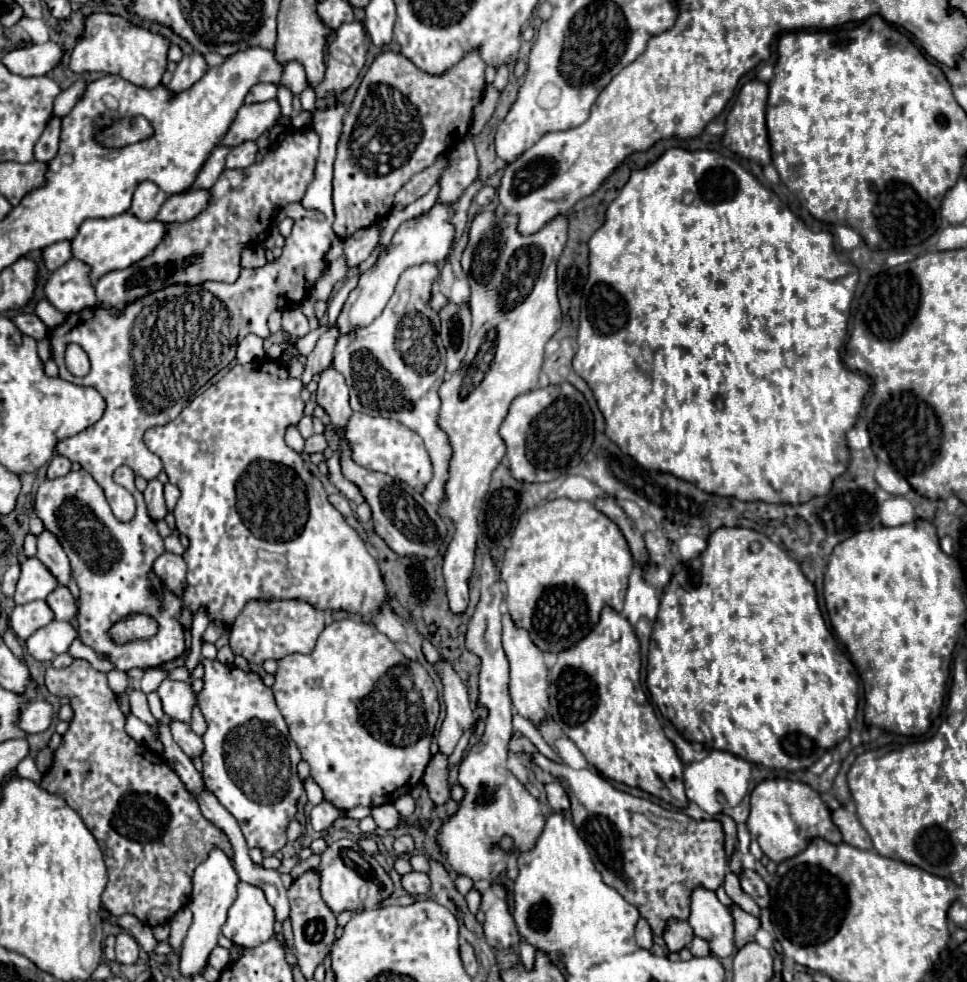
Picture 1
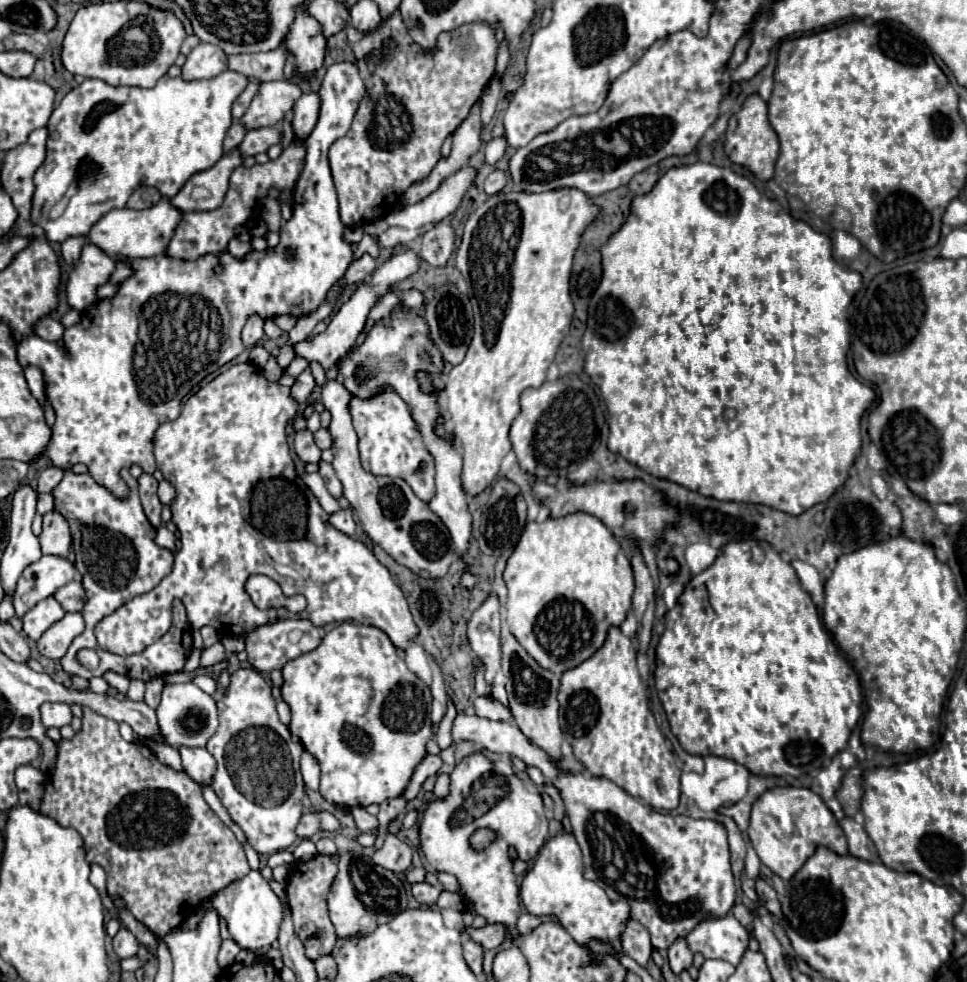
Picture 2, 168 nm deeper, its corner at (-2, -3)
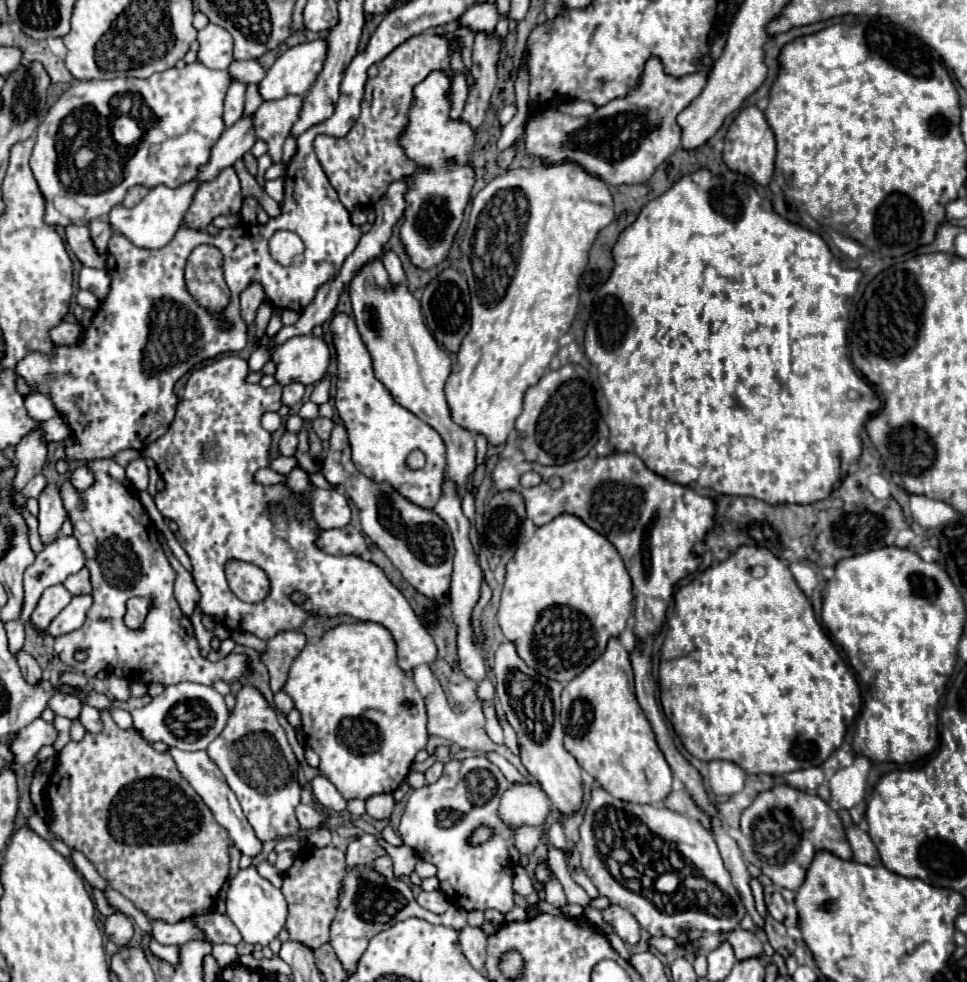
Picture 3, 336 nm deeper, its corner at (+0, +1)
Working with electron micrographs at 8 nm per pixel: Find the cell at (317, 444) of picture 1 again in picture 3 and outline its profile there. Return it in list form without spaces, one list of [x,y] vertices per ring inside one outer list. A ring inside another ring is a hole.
[[[317,417],[317,419],[313,421],[313,429],[315,429],[315,433],[317,433],[321,439],[329,439],[331,429],[333,429],[333,421],[331,421],[331,419],[323,419],[323,417]]]

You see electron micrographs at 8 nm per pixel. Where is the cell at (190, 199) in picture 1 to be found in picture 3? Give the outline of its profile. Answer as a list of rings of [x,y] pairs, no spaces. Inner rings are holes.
[[[253,115],[241,117],[233,127],[225,129],[211,151],[211,161],[201,167],[197,179],[211,181],[219,175],[221,169],[231,167],[237,159],[241,159],[255,143],[255,131],[253,131]]]

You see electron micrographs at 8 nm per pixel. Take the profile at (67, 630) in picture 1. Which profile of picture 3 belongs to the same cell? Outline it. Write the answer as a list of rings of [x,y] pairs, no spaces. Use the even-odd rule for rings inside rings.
[[[77,595],[77,597],[73,597],[73,601],[51,621],[47,633],[51,637],[59,637],[59,635],[65,635],[69,631],[79,629],[83,625],[85,615],[87,615],[91,605],[93,605],[93,597],[91,595]]]

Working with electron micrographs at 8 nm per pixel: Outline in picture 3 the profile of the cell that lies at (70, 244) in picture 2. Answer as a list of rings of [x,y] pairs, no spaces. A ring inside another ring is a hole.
[[[69,225],[67,227],[67,243],[85,267],[105,269],[105,255],[101,255],[97,251],[87,225]]]

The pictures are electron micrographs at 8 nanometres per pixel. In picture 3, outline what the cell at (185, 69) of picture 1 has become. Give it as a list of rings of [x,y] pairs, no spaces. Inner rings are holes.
[[[209,23],[199,31],[199,61],[211,69],[227,69],[233,61],[233,37],[223,27]]]

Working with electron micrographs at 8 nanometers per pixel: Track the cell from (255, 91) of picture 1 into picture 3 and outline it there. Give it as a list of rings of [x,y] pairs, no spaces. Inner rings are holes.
[[[233,81],[225,97],[225,113],[223,113],[225,127],[231,127],[243,115],[243,103],[245,103],[245,85]]]

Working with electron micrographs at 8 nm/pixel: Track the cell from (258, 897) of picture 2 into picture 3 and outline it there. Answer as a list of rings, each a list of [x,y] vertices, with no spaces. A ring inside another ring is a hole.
[[[253,865],[239,871],[237,877],[231,881],[225,903],[227,903],[227,915],[239,929],[243,941],[247,941],[251,945],[259,943],[261,947],[267,947],[279,935],[279,931],[285,927],[287,901],[283,897],[281,889],[277,889],[275,885],[271,885],[271,881],[261,877]]]

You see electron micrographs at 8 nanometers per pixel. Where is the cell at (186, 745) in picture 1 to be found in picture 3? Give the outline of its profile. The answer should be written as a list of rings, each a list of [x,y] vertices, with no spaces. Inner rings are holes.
[[[169,747],[169,753],[171,757],[175,759],[177,767],[179,767],[179,773],[191,783],[191,787],[201,795],[201,799],[207,803],[207,807],[213,811],[213,817],[217,819],[217,823],[221,827],[225,827],[225,831],[229,833],[229,839],[231,843],[243,853],[243,855],[249,855],[249,857],[257,857],[263,849],[263,843],[257,839],[253,827],[249,827],[249,821],[245,819],[243,811],[241,811],[241,805],[237,801],[237,797],[233,795],[233,791],[229,789],[225,777],[221,775],[219,767],[209,759],[209,755],[205,751],[179,751],[175,747]]]

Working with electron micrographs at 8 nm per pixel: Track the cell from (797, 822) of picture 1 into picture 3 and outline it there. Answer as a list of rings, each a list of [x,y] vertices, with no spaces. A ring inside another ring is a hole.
[[[777,785],[771,791],[759,793],[751,807],[741,815],[741,833],[749,843],[745,859],[759,867],[777,887],[791,891],[797,891],[805,881],[805,873],[813,861],[813,851],[817,853],[815,841],[819,841],[819,851],[829,851],[839,859],[853,857],[839,815],[819,795],[789,785]]]

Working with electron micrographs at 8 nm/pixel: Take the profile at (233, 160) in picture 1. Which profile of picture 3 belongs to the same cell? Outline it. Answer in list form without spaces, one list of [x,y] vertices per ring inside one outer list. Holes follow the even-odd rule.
[[[287,95],[285,99],[263,101],[255,113],[255,137],[263,139],[269,145],[269,157],[273,163],[283,163],[281,147],[293,123],[299,119],[301,105],[301,95]]]

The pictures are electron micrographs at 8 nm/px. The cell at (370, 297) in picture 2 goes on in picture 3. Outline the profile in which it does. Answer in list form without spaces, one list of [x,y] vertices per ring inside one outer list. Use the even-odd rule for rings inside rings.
[[[301,335],[275,347],[271,361],[275,363],[275,381],[289,385],[291,381],[311,385],[323,379],[329,367],[329,347],[321,337]]]

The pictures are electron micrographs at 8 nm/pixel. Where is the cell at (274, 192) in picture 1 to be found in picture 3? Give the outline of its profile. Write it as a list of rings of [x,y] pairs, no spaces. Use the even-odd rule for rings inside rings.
[[[227,167],[215,179],[201,183],[185,215],[185,223],[193,229],[205,229],[217,215],[237,215],[241,201],[237,173],[233,167]]]

